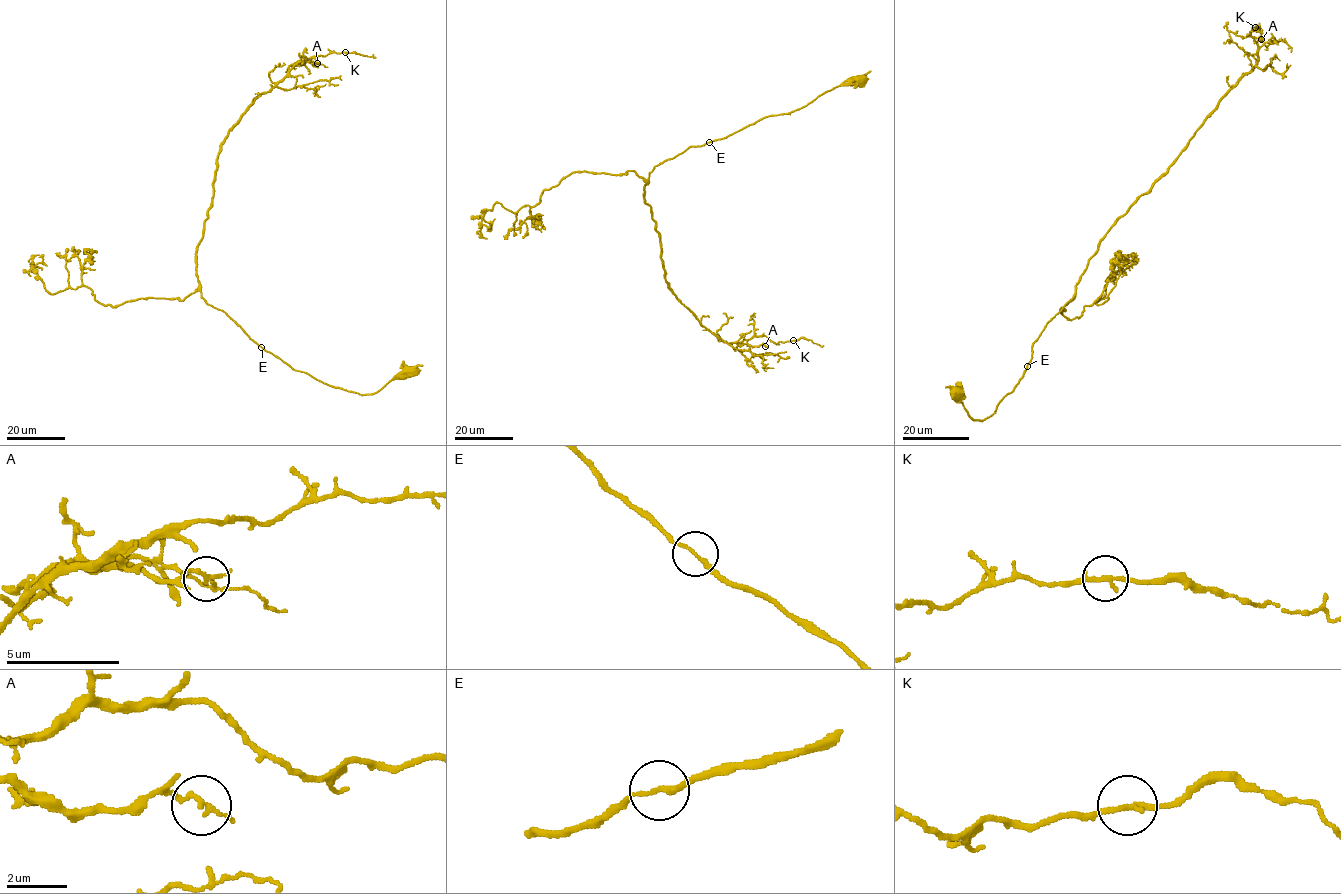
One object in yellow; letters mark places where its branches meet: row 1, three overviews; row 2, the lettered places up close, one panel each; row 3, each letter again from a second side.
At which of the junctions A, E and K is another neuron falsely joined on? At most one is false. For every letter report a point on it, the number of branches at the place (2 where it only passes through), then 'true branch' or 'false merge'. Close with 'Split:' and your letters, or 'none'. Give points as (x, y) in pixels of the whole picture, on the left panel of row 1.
A: (317, 63) | 2 | true branch
E: (261, 347) | 2 | true branch
K: (345, 52) | 2 | true branch
Split: none

